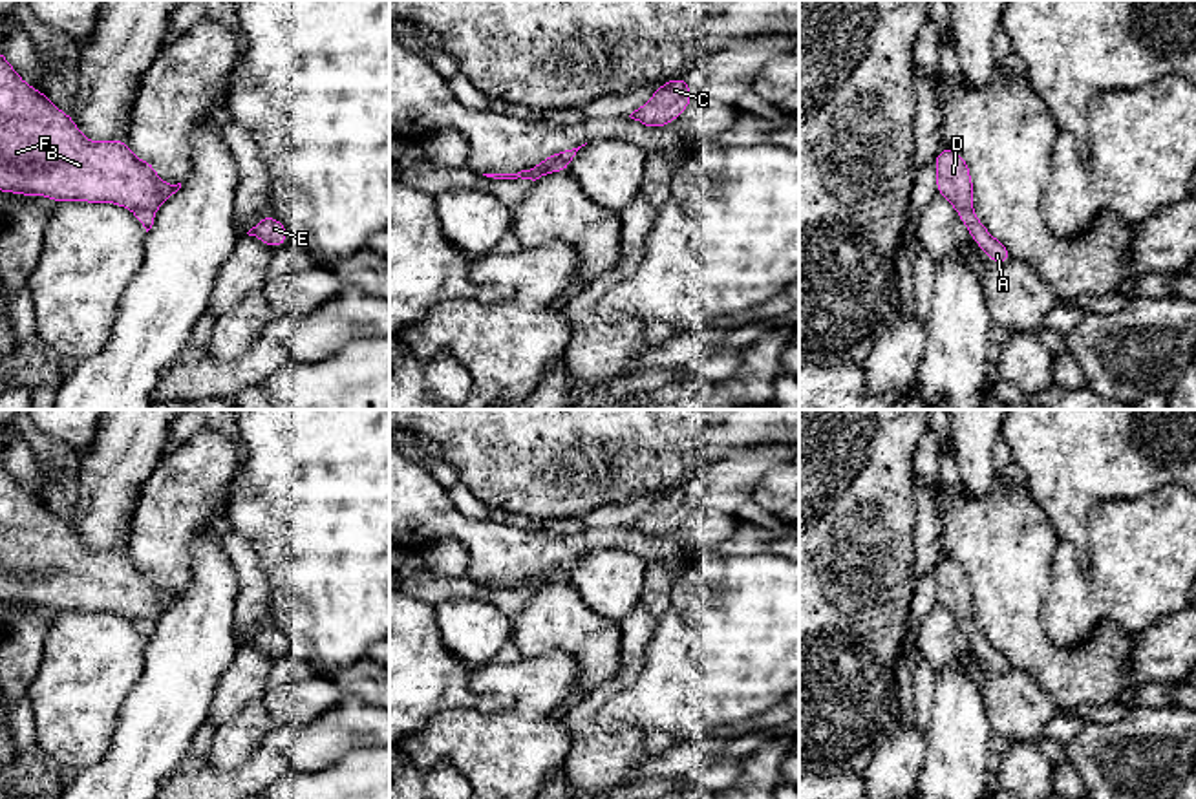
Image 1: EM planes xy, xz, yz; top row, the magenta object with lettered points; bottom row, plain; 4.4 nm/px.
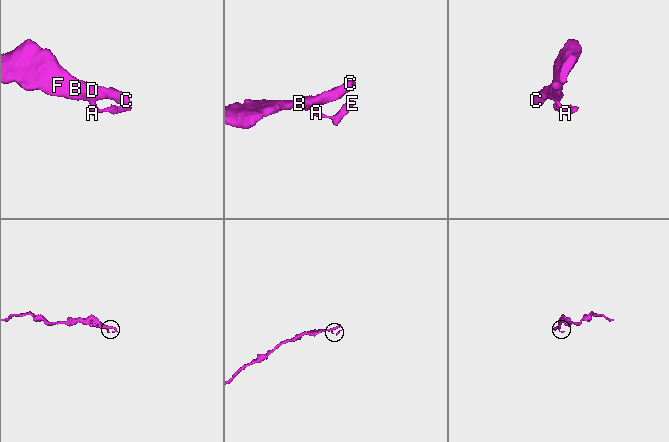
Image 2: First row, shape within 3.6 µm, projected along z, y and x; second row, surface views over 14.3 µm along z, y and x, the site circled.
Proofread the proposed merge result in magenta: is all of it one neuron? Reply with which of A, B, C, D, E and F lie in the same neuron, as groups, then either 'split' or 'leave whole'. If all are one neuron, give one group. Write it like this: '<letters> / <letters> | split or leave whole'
A E / B C D F | split

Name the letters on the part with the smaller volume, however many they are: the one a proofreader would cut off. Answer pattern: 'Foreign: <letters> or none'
Foreign: A, E

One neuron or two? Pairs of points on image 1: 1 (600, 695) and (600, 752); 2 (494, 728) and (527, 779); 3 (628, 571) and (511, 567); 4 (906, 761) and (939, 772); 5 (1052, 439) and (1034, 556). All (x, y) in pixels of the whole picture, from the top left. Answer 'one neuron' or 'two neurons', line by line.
1: one neuron
2: one neuron
3: two neurons
4: two neurons
5: two neurons

